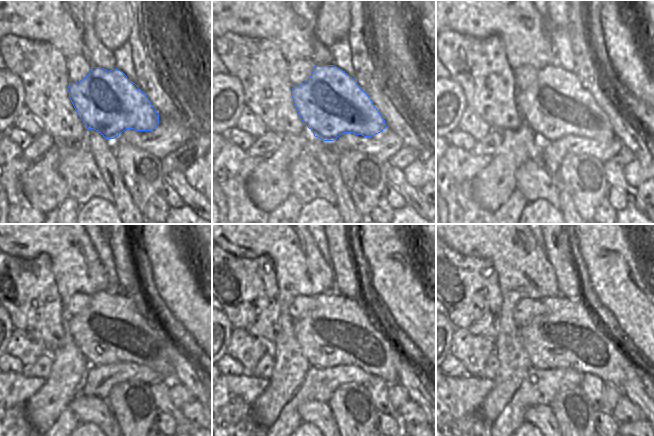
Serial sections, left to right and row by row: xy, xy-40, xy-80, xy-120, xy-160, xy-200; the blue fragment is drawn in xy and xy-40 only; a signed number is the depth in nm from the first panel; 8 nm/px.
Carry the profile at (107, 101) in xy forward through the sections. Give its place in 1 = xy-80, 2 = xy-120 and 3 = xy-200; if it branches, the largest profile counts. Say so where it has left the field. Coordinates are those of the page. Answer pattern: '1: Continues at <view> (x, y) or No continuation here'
1: Continues at xy-80 (555, 105)
2: Continues at xy-120 (110, 329)
3: Continues at xy-200 (567, 334)

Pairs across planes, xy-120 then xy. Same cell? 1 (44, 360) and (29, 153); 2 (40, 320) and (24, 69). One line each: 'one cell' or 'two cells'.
1: one cell
2: one cell

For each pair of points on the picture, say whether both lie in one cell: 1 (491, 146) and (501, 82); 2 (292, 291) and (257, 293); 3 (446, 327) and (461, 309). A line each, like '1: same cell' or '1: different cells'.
1: different cells
2: different cells
3: different cells

